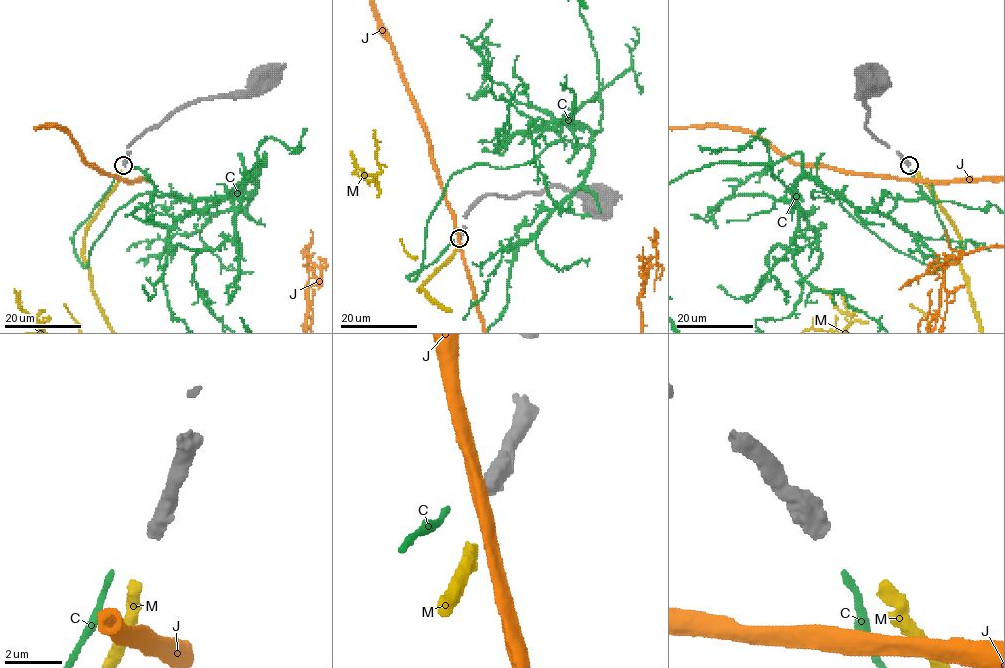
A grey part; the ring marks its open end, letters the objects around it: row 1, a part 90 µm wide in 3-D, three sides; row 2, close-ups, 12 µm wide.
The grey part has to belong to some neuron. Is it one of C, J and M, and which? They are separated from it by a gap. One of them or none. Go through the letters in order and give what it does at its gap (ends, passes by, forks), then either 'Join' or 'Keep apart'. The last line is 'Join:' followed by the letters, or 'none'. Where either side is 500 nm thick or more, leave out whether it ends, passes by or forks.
C: Keep apart
J: Keep apart
M: Join
Join: M

